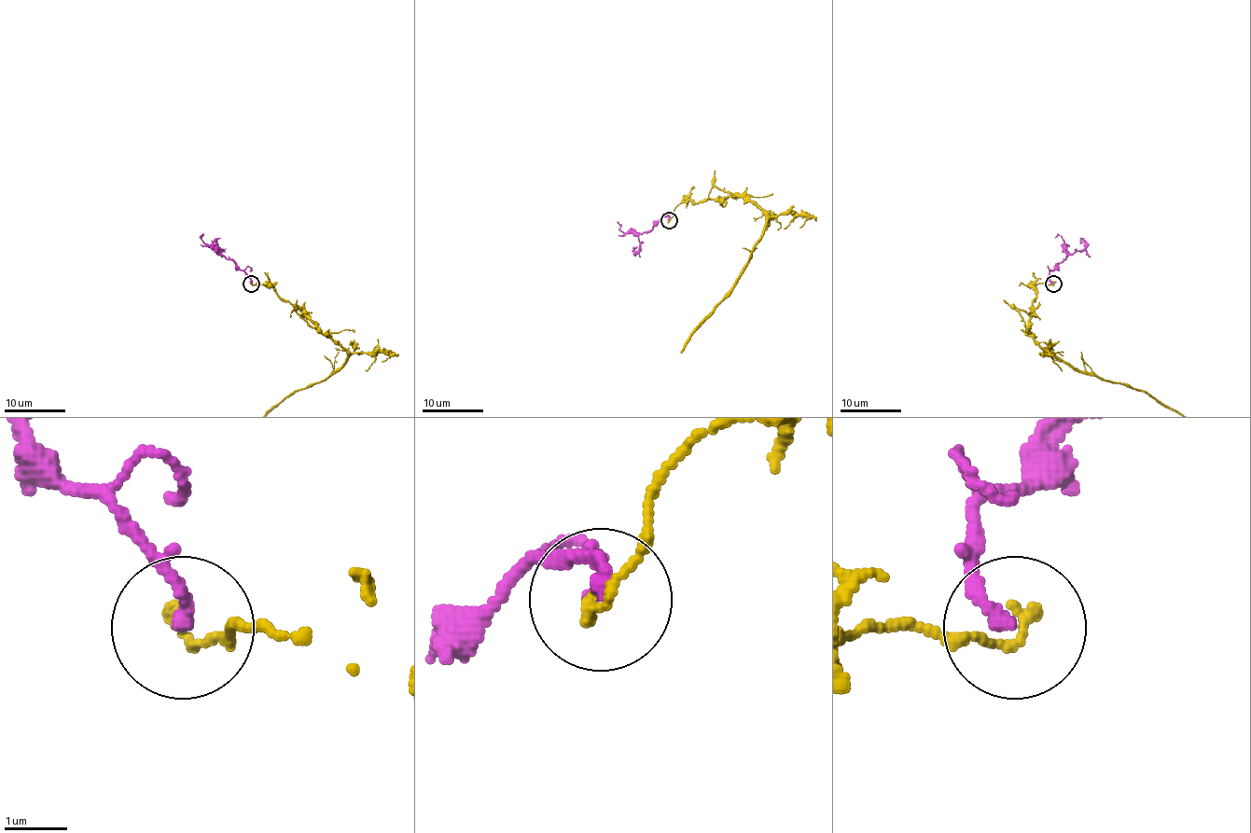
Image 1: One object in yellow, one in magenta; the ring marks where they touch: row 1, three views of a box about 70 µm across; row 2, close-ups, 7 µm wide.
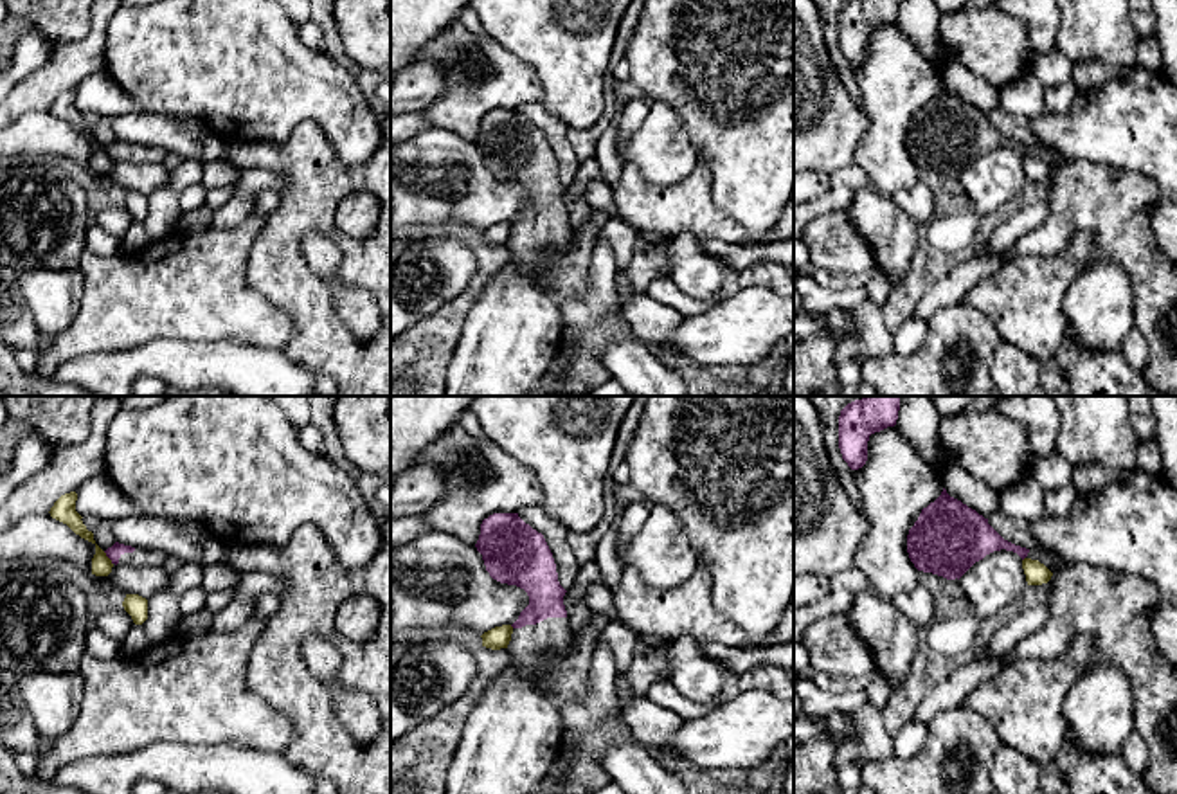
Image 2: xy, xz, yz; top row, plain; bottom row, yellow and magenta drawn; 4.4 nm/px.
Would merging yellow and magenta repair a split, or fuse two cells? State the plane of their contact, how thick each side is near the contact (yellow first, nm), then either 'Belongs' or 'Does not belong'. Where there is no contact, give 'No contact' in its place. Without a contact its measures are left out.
Touches yellow in xy. Thickness 100 nm (yellow) against 70 nm. Does not belong

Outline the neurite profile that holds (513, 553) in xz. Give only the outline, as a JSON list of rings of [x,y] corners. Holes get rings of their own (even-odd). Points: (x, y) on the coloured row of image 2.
[[[493,513],[482,520],[475,547],[493,580],[517,585],[529,596],[529,605],[511,625],[511,663],[533,679],[549,679],[572,637],[563,605],[567,591],[558,582],[544,535],[518,513]]]

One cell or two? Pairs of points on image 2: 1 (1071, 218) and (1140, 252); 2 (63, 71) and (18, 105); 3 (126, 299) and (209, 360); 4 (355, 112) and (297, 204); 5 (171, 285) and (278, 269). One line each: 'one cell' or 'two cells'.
1: one cell
2: one cell
3: two cells
4: two cells
5: two cells

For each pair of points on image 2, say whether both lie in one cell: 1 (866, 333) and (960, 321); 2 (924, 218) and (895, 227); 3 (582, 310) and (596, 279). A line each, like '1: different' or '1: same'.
1: different
2: different
3: same

